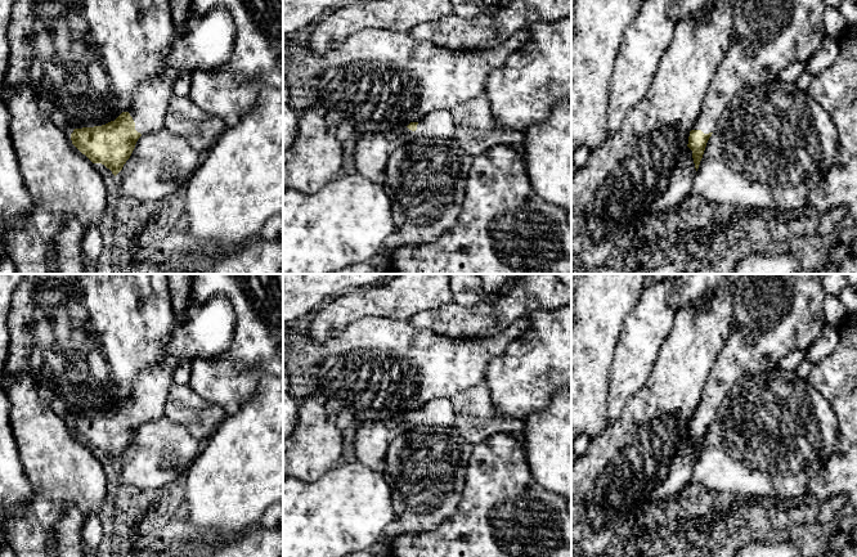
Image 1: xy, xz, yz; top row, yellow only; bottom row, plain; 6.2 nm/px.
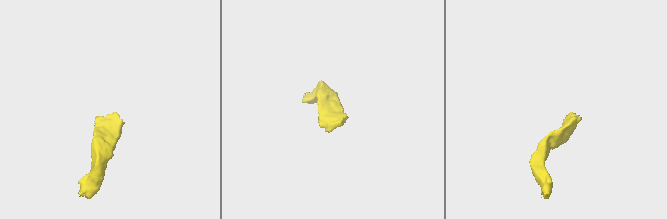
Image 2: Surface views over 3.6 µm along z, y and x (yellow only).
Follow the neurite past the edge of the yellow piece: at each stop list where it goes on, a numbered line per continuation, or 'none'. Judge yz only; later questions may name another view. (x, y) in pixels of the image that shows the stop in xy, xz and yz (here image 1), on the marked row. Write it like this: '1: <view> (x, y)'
1: yz (767, 35)

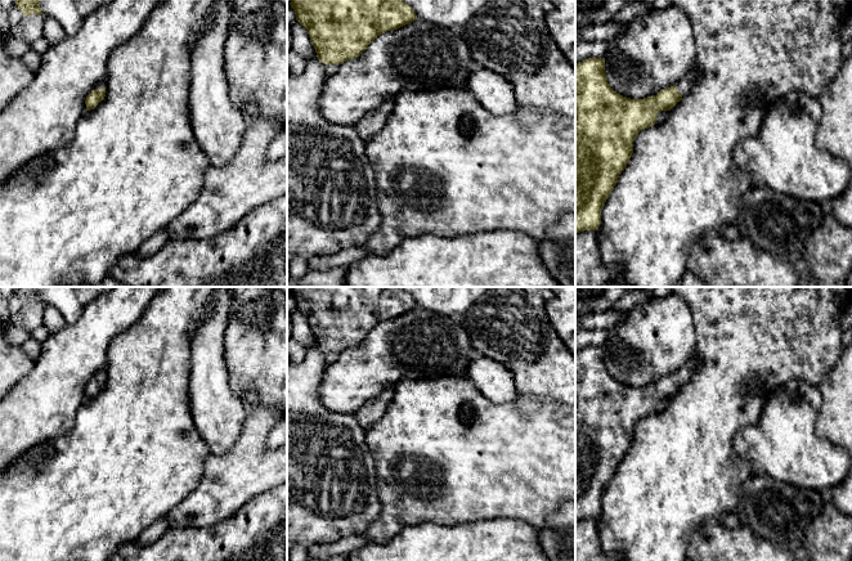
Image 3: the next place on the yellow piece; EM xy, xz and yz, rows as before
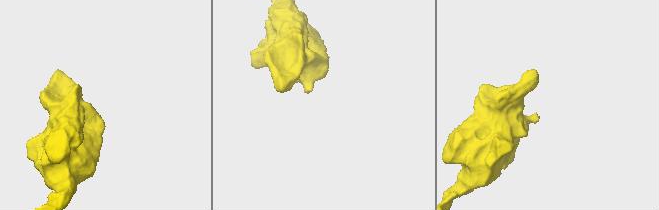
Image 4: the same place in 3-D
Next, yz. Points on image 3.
1: yz (686, 82)

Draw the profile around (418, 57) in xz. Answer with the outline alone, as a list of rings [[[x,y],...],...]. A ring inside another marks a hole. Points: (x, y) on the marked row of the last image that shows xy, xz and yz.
[[[416,19],[377,36],[357,58],[340,64],[326,80],[319,111],[323,118],[340,126],[354,126],[366,115],[394,100],[403,90],[423,93],[465,89],[468,77],[483,67],[475,62],[457,30]]]

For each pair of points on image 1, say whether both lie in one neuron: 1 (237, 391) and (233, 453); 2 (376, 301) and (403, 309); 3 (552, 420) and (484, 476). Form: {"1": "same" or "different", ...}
{"1": "different", "2": "same", "3": "different"}

